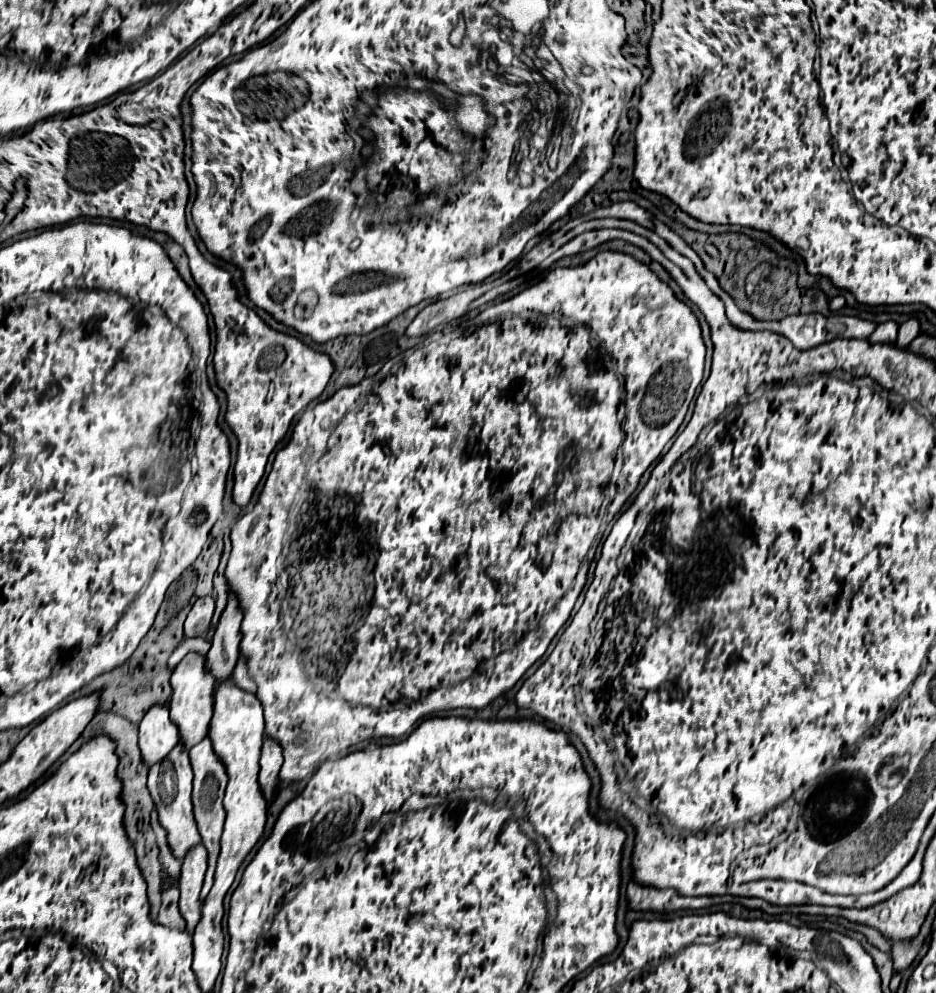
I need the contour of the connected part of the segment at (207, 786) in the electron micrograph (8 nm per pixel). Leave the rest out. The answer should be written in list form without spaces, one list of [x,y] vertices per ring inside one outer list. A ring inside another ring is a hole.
[[[205,737],[201,741],[201,747],[193,747],[189,751],[191,757],[191,765],[193,765],[193,807],[195,807],[195,821],[199,825],[199,833],[203,839],[203,845],[209,853],[209,867],[207,867],[207,875],[205,875],[205,885],[201,891],[201,897],[205,899],[207,893],[213,887],[213,875],[215,875],[215,865],[217,865],[217,857],[219,857],[219,839],[223,835],[223,823],[225,823],[225,809],[223,809],[223,793],[225,793],[225,785],[227,785],[227,775],[225,775],[225,767],[223,763],[217,759],[217,755],[213,753],[211,741],[209,737]]]

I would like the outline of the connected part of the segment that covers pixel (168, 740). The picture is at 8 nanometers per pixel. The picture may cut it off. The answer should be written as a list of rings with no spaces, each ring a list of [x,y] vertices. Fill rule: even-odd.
[[[155,705],[139,723],[139,749],[147,767],[159,763],[177,745],[177,727],[169,721],[167,705]]]

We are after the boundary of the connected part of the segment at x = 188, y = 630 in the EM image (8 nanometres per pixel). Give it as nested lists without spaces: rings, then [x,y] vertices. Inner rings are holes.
[[[213,597],[197,599],[197,603],[193,605],[185,619],[185,637],[203,637],[211,627],[213,611],[215,611]]]

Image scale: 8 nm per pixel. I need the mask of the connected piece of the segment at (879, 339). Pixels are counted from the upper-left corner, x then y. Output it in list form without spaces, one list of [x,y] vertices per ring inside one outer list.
[[[887,321],[887,323],[877,325],[877,329],[869,337],[869,341],[875,341],[875,343],[895,343],[895,337],[897,337],[897,323],[895,321]]]

